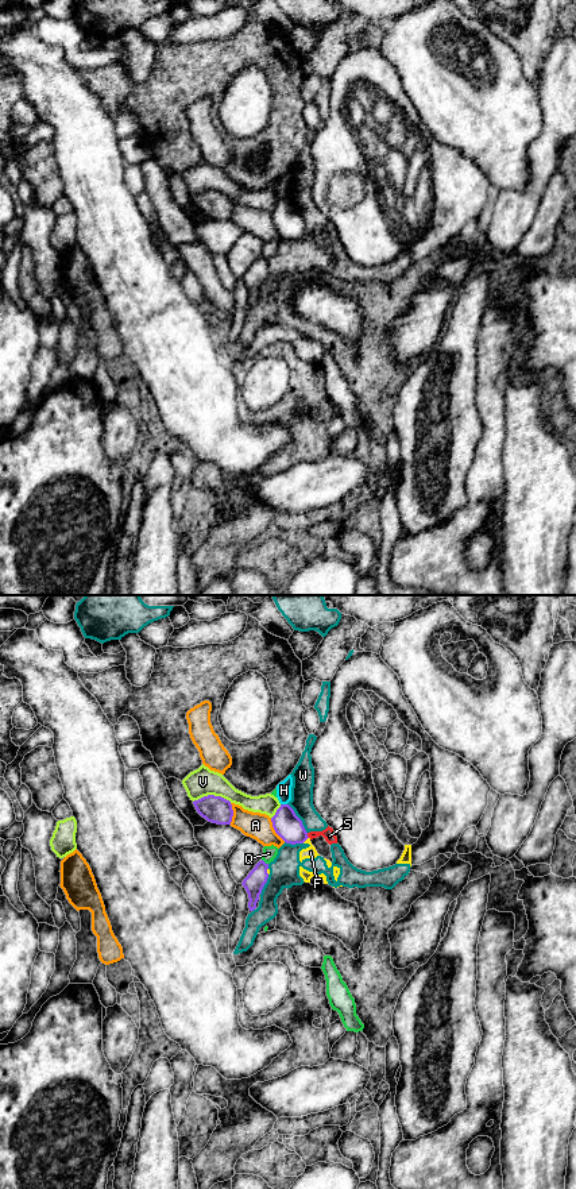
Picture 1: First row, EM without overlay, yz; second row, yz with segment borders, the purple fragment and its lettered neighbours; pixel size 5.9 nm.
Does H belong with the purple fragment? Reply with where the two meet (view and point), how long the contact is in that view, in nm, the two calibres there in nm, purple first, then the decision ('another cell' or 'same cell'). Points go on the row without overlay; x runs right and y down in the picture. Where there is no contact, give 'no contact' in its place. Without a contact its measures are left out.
yz (283, 200) | 40 nm | 160/100 nm | another cell

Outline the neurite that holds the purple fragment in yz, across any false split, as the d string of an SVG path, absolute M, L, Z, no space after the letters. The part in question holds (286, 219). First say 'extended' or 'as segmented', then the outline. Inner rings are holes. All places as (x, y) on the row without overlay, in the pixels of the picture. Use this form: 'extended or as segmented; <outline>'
as segmented; M281 200L271 217L275 228L286 239L304 239L309 233L302 216L289 200Z

